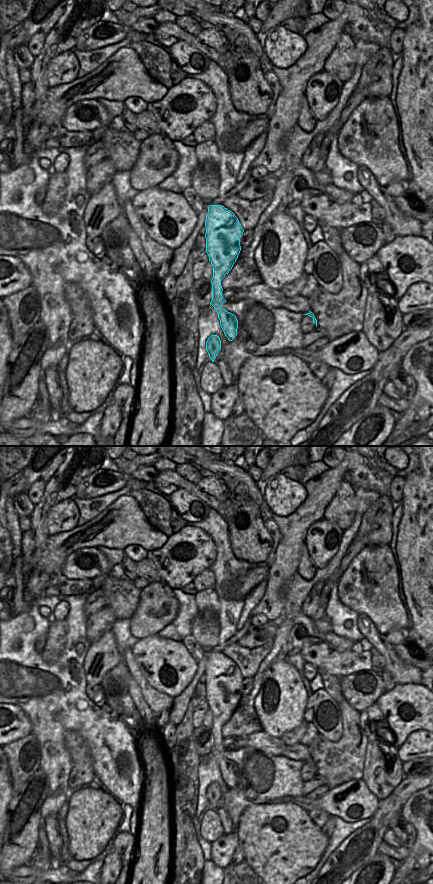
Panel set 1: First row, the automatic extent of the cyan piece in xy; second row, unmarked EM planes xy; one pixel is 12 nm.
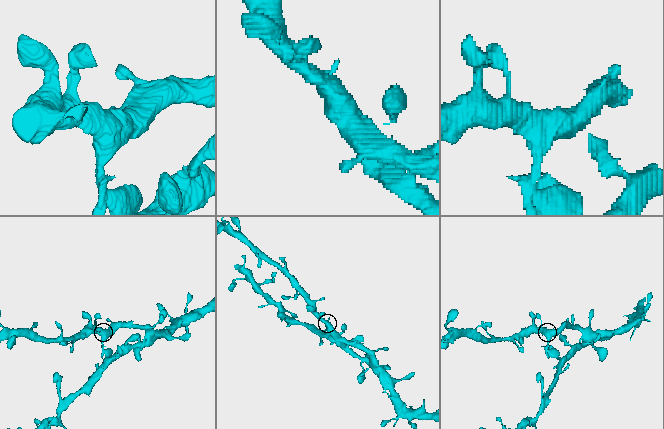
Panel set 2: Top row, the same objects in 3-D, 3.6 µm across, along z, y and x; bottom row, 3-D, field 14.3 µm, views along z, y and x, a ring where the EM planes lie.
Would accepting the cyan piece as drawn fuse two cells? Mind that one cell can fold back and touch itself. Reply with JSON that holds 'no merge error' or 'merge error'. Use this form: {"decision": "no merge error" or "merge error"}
{"decision": "no merge error"}

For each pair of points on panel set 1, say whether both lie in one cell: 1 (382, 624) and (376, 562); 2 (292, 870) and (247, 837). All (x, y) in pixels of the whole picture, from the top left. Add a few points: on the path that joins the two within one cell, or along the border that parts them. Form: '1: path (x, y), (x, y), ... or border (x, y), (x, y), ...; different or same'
1: path (382, 609), (379, 599), (379, 582), (376, 577); same
2: path (281, 859), (277, 855), (272, 855), (258, 841); same

